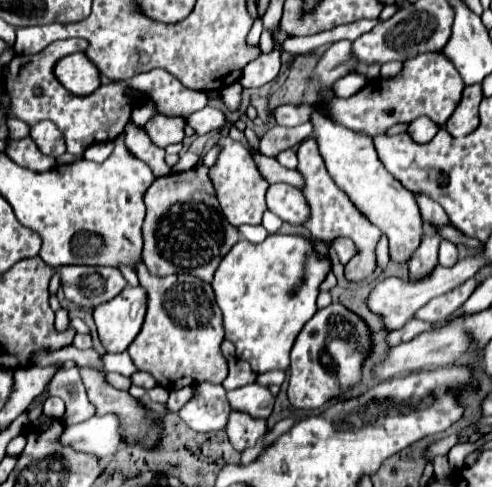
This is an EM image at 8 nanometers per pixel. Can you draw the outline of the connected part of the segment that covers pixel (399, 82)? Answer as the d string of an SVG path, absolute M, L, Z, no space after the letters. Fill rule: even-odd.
M423 53L423 55L407 61L403 67L403 73L399 77L371 79L359 93L355 93L349 99L323 97L319 101L301 101L297 105L281 105L273 113L275 113L279 127L299 127L303 123L309 123L313 113L319 111L325 117L331 117L333 121L337 121L339 125L343 125L347 129L363 131L371 137L377 137L377 135L385 133L385 129L391 127L393 123L401 123L401 121L411 123L421 115L431 117L433 121L437 121L443 127L445 121L455 111L455 107L461 99L463 87L465 85L461 81L461 75L457 73L457 69L453 67L453 63L449 59L445 59L441 53Z

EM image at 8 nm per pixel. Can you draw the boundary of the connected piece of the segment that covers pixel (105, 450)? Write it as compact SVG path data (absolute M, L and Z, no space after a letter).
M105 415L105 417L91 417L83 423L65 427L59 437L59 443L71 445L75 451L91 453L101 459L111 459L123 441L119 435L117 417Z

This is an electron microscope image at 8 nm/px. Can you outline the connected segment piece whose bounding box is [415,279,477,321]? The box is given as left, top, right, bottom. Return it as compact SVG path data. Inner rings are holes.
M467 279L463 285L455 287L453 291L431 299L425 307L421 307L415 313L415 319L421 321L443 321L449 315L453 315L457 309L461 309L461 305L471 297L471 293L475 291L475 279Z

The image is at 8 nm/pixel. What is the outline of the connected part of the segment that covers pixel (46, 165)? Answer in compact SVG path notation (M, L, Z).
M31 137L21 140L9 138L5 153L18 165L36 172L49 171L57 166L56 159L43 155Z

